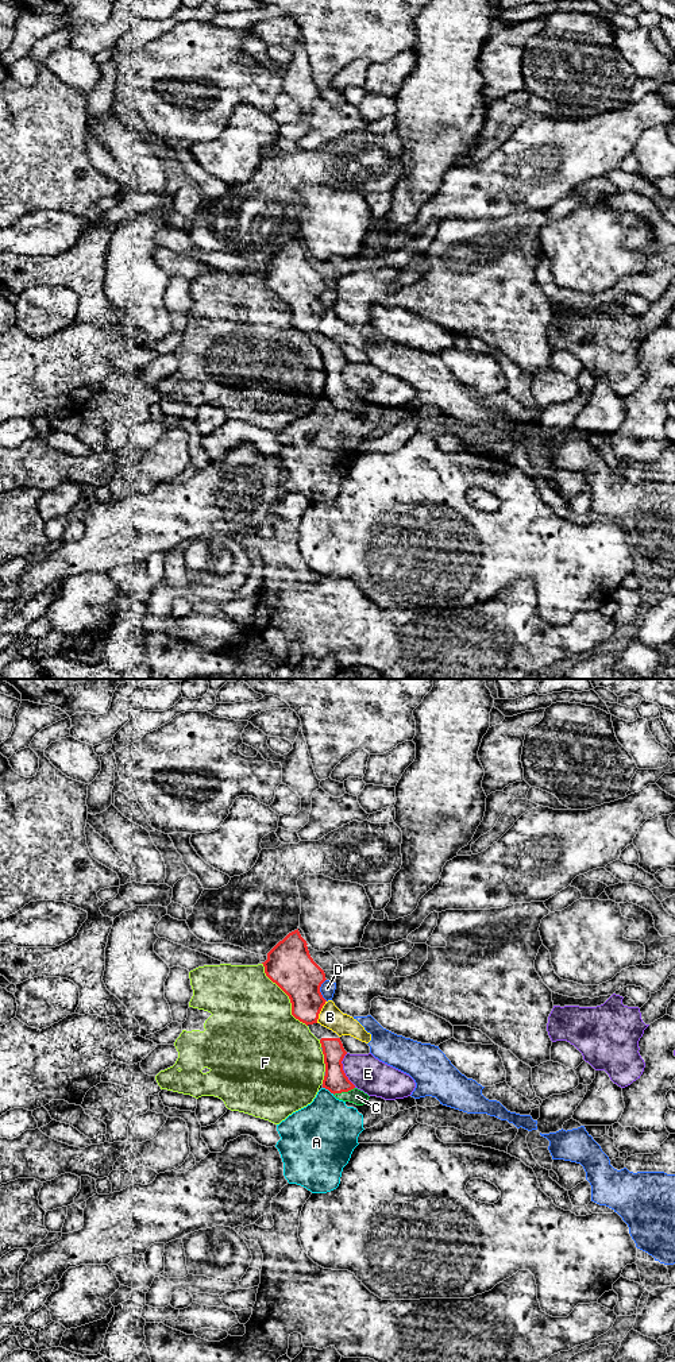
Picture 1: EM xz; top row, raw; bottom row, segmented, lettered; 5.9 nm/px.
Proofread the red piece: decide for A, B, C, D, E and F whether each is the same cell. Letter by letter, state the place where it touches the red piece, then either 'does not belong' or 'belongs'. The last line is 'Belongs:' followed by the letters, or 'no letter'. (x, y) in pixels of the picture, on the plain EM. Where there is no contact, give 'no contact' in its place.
A: xz (328, 398) | does not belong
B: xz (320, 319) | does not belong
C: xz (343, 400) | belongs
D: xz (319, 298) | does not belong
E: xz (343, 379) | does not belong
F: xz (288, 304) | does not belong
Belongs: C

